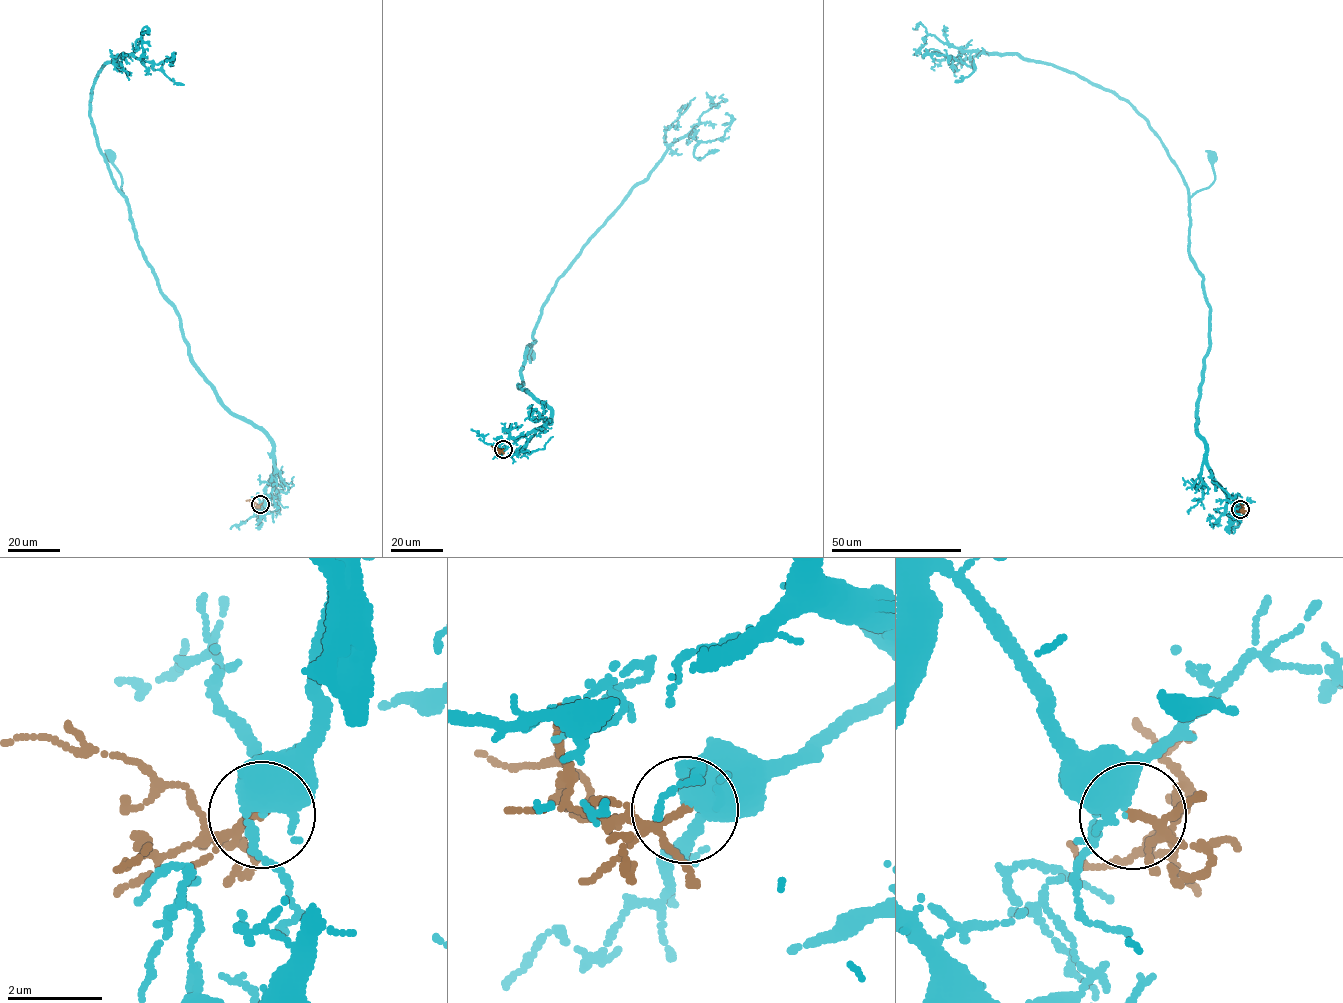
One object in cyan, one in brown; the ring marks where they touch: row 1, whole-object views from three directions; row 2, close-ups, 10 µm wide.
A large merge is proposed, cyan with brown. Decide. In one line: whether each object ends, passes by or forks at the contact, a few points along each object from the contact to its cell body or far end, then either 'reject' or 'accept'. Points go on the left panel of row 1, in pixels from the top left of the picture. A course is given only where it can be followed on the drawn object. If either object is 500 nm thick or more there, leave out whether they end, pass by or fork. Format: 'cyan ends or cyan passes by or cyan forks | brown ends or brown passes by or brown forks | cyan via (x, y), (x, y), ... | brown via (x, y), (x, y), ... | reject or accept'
cyan forks | brown forks | cyan via (260, 504), (272, 472), (272, 442), (224, 405), (193, 361), (178, 311), (140, 246), (109, 157) | brown via (260, 505), (246, 501) | accept

